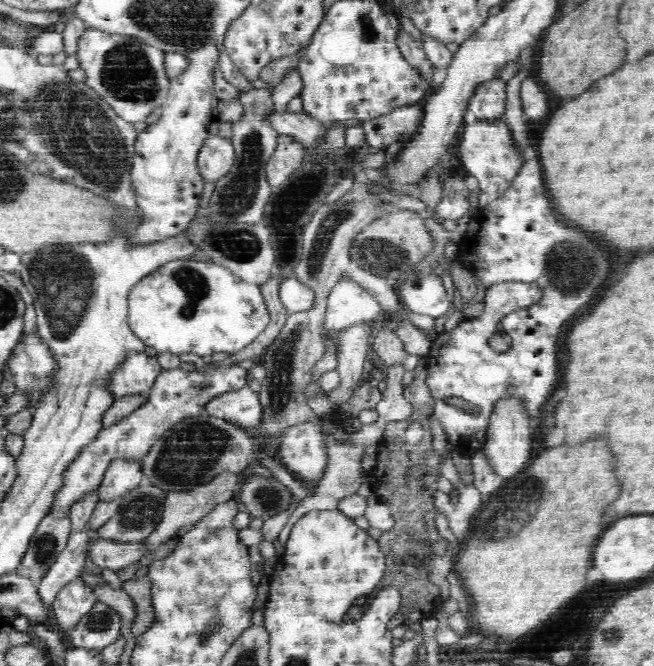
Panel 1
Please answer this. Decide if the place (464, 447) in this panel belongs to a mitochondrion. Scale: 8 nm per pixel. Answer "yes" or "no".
no

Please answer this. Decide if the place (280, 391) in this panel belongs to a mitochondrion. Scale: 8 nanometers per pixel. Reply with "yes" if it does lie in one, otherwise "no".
yes

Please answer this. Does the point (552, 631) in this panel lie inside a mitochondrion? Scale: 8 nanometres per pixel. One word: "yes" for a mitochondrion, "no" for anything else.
no

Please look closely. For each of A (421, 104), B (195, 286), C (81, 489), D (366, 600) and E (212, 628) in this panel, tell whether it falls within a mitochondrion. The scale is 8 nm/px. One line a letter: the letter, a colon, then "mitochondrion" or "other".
A: other
B: mitochondrion
C: other
D: other
E: mitochondrion

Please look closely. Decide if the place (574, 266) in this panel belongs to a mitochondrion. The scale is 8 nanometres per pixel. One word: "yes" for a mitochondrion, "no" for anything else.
yes

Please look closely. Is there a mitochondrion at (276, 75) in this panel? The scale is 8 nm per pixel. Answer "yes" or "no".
no

